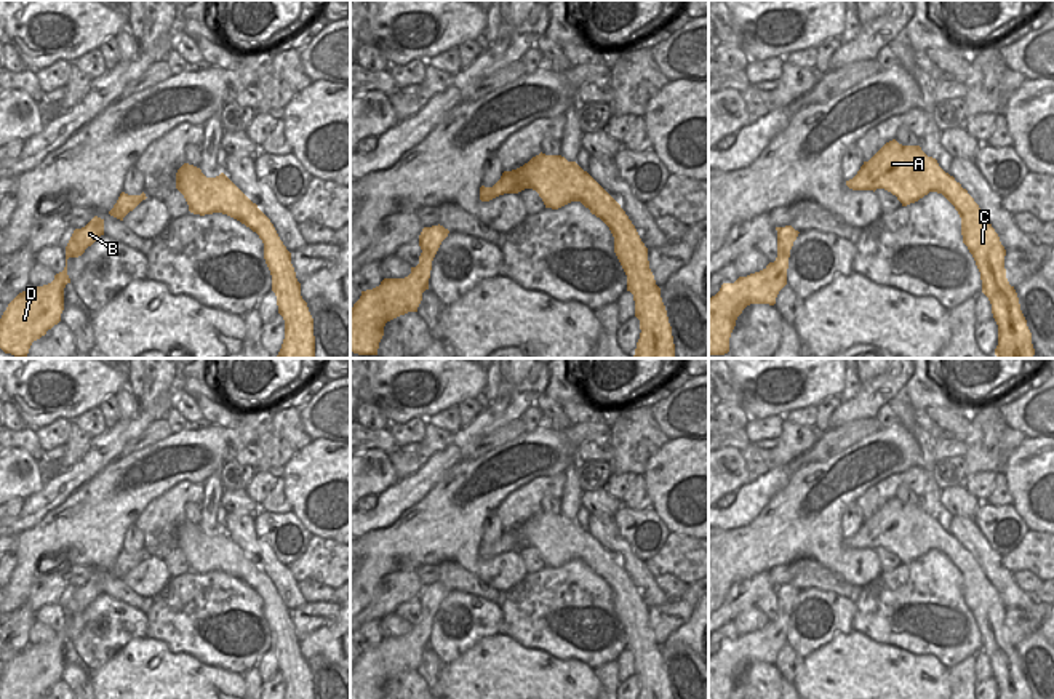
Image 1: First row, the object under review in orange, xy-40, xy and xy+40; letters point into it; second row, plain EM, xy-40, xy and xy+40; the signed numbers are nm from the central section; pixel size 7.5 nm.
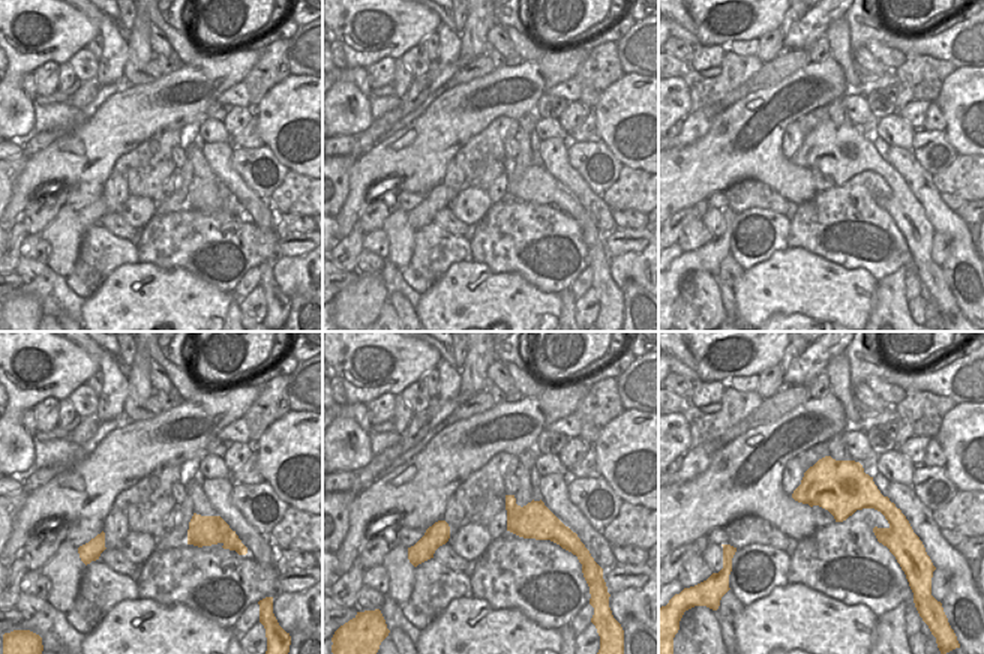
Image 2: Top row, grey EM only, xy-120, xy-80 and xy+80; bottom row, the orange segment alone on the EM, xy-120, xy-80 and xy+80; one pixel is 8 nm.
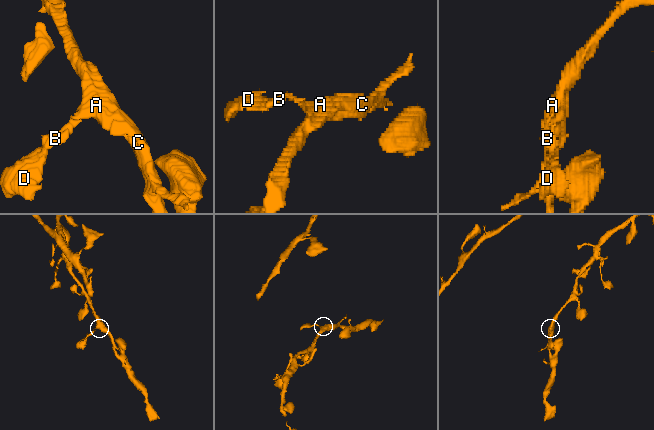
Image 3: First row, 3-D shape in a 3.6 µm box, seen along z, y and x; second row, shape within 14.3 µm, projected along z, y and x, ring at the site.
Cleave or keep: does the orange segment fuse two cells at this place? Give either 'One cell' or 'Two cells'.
One cell.

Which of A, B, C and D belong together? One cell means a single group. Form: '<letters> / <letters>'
A B C D

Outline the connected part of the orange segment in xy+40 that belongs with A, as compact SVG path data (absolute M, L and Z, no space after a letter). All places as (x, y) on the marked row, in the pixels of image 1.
M892 139L868 162L864 162L846 186L852 190L884 189L896 195L902 206L918 202L929 192L942 194L961 218L963 243L976 261L982 293L992 304L998 325L995 355L1033 358L1032 333L1020 310L1017 293L1006 278L1006 250L974 198L939 166L936 158L928 157L920 146L902 146Z

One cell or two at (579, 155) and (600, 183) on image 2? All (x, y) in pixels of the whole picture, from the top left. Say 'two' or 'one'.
one

